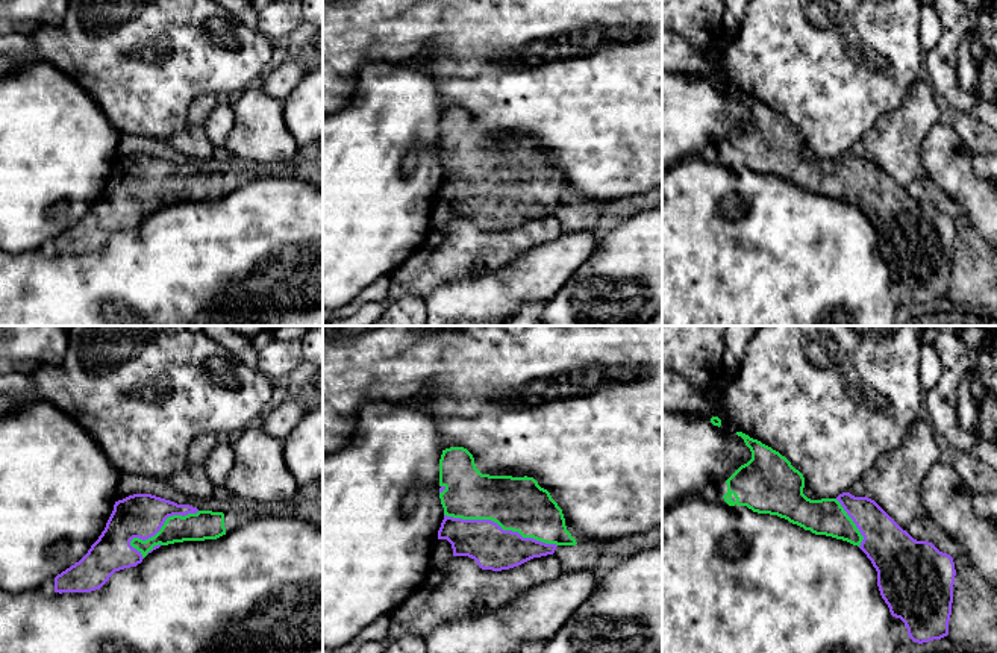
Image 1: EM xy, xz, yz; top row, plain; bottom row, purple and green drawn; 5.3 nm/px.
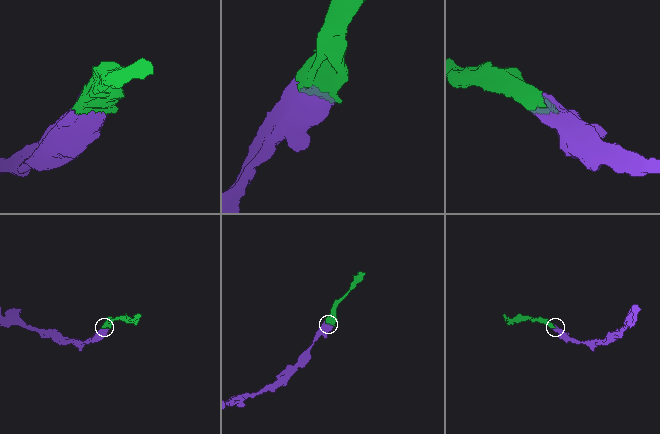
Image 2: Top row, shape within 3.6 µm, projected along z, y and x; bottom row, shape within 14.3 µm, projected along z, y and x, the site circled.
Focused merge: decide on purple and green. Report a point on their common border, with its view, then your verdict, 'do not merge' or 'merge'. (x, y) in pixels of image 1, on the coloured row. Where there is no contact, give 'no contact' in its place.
contact xz (499, 526); merge

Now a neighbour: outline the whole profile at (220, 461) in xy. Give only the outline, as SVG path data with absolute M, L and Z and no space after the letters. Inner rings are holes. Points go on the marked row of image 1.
M218 442L206 458L206 474L215 488L224 488L233 467L233 445Z

